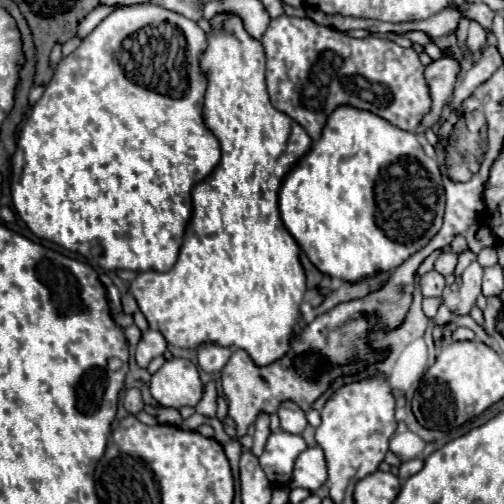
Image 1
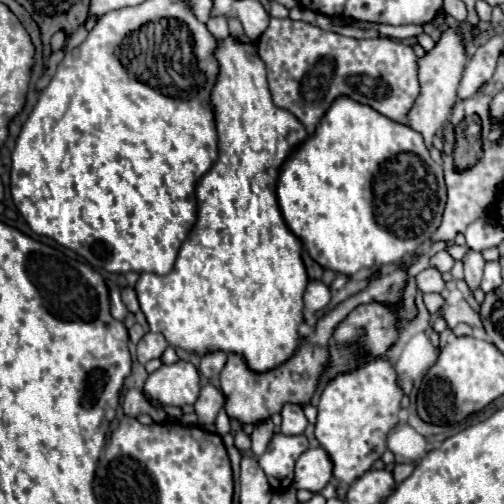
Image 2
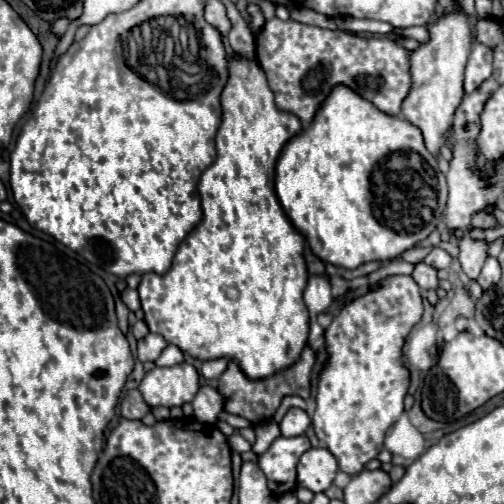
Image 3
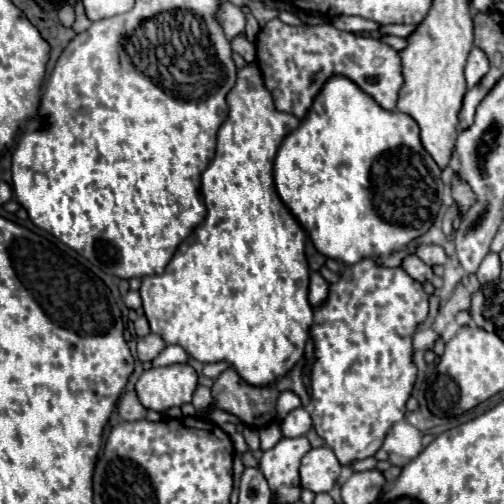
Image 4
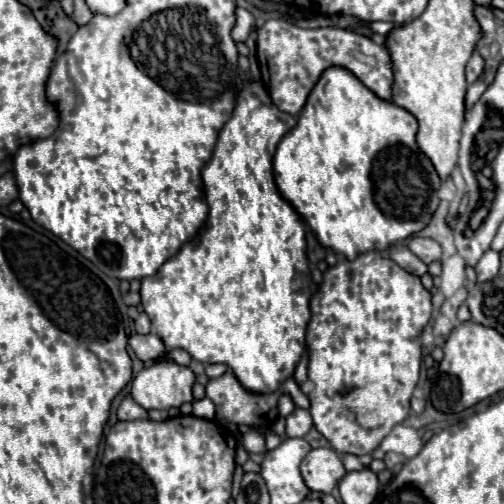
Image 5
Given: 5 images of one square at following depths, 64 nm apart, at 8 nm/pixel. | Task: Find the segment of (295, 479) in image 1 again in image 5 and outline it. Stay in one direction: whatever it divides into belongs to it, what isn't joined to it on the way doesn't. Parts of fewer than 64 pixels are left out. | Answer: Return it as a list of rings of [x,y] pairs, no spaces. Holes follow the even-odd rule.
[[[314,448],[302,460],[302,478],[314,492],[330,494],[338,480],[346,474],[342,458],[332,448]]]

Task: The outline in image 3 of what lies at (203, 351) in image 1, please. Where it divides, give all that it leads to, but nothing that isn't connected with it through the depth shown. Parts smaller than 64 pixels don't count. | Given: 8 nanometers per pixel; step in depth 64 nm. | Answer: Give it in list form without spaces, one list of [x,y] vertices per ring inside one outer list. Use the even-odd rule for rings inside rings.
[[[214,358],[214,360],[206,360],[202,362],[202,376],[204,378],[218,378],[228,366],[228,358]]]

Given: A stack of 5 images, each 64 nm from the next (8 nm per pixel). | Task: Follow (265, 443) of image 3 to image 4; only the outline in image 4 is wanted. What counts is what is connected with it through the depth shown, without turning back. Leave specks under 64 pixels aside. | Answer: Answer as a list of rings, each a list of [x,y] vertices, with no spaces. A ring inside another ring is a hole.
[[[276,422],[260,428],[260,450],[264,452],[264,450],[272,448],[280,438],[282,438],[282,432],[280,432],[280,426]]]

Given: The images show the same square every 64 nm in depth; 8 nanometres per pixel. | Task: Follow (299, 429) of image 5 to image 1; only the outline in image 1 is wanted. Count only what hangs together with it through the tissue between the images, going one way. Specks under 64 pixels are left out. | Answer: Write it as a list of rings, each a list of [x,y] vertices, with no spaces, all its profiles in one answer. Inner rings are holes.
[[[286,400],[278,406],[278,418],[280,418],[282,430],[292,432],[292,434],[302,434],[304,428],[308,426],[308,420],[306,420],[304,412],[300,410],[300,406],[290,400]]]

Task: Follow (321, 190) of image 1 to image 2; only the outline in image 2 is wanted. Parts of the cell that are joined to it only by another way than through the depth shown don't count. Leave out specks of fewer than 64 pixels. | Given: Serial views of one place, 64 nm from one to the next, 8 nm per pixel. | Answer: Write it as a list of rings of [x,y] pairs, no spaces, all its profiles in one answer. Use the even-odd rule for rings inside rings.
[[[342,96],[324,114],[316,134],[286,160],[278,178],[278,204],[288,228],[302,240],[310,258],[336,274],[352,276],[354,270],[396,264],[414,254],[442,222],[446,184],[442,166],[436,164],[418,132],[396,124],[376,110]]]

